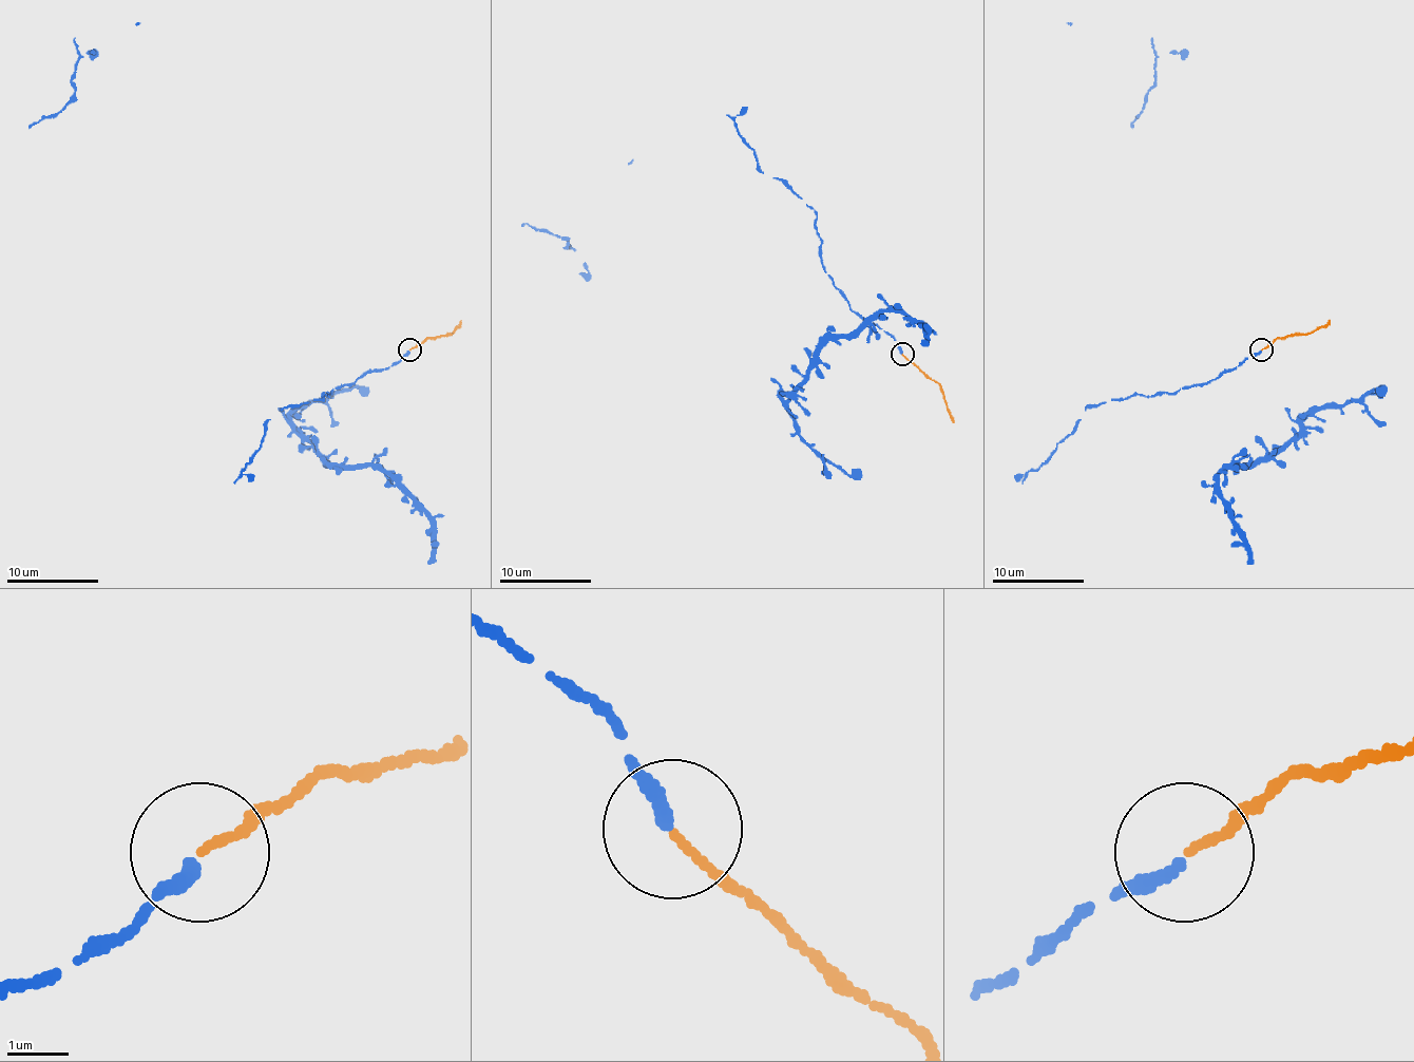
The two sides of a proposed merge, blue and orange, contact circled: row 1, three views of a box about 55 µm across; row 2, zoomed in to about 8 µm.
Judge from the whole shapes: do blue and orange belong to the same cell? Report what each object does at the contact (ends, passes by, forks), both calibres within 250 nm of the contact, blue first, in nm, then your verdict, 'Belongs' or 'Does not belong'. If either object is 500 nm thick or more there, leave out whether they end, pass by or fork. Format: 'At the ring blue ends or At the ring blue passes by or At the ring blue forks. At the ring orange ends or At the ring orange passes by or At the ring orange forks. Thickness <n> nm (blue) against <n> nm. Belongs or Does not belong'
At the ring blue ends. At the ring orange ends. Thickness 220 nm (blue) against 110 nm. Belongs

